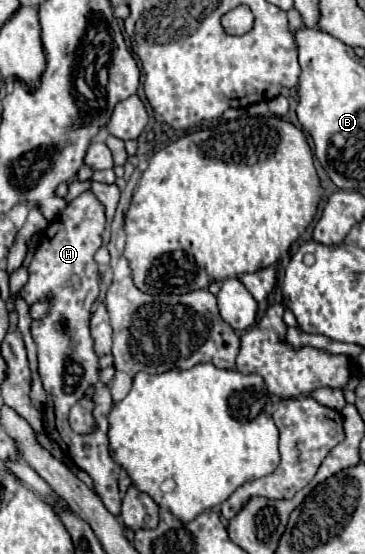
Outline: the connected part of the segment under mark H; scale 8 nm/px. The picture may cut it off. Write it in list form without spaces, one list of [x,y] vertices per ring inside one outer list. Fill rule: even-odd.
[[[84,191],[80,197],[68,203],[68,207],[62,211],[62,215],[46,227],[46,231],[40,237],[40,245],[32,257],[32,263],[28,267],[30,271],[30,281],[28,293],[26,293],[26,303],[34,305],[38,301],[48,301],[50,309],[42,319],[32,321],[32,337],[38,347],[38,375],[44,383],[48,401],[44,407],[44,415],[48,419],[50,433],[54,435],[56,443],[62,447],[64,455],[70,457],[82,471],[86,471],[92,481],[94,481],[94,491],[100,495],[104,507],[112,515],[120,515],[120,493],[118,493],[118,475],[122,467],[110,457],[108,451],[108,413],[114,405],[112,395],[108,387],[100,381],[100,365],[98,365],[98,355],[94,351],[94,341],[90,335],[90,309],[98,297],[98,283],[100,283],[100,273],[98,273],[98,263],[94,261],[94,253],[102,245],[102,231],[106,227],[106,217],[104,217],[104,205],[92,195],[92,191]],[[86,389],[94,389],[94,405],[96,405],[96,431],[90,435],[78,435],[70,429],[68,425],[68,411],[70,407],[80,401],[86,395]]]

